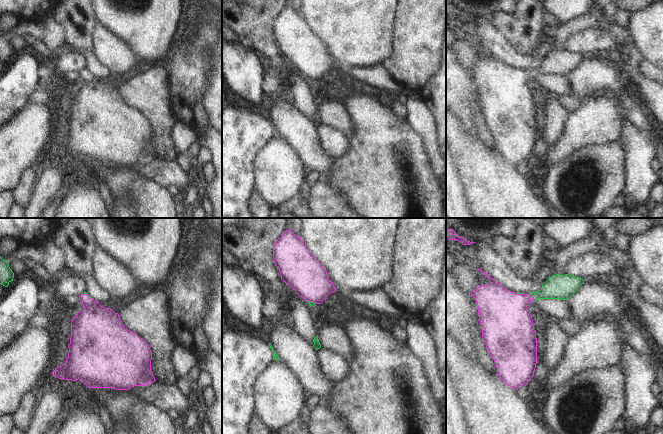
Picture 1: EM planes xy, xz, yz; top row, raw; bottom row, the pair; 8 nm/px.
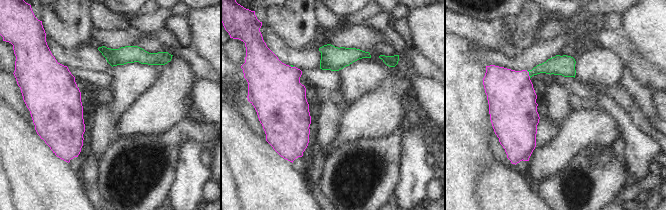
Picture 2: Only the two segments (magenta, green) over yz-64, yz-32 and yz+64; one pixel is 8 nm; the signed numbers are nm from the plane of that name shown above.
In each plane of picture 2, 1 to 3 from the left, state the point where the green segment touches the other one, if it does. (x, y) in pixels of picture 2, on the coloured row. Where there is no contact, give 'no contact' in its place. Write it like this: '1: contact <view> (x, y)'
1: no contact
2: contact yz-32 (292, 67)
3: contact yz+64 (528, 74)

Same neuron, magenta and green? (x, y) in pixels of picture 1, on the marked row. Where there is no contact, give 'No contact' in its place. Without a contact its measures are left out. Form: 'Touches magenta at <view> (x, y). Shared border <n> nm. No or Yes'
Touches magenta at yz (532, 298). Shared border 70 nm. Yes.

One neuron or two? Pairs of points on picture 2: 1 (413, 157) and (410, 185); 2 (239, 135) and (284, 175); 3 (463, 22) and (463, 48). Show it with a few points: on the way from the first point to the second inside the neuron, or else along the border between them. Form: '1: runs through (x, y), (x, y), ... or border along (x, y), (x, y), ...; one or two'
1: runs through (413, 164), (413, 178); one
2: runs through (250, 146), (273, 169); one
3: border along (455, 33), (461, 36), (468, 36), (485, 46); two

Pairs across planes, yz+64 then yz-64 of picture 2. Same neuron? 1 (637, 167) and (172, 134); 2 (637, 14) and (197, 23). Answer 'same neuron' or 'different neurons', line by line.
1: different neurons
2: same neuron

